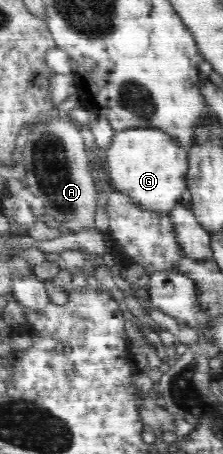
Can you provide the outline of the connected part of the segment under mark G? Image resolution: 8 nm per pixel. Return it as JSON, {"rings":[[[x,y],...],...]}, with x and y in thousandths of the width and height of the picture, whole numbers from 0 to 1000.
{"rings":[[[695,282],[511,291],[475,328],[471,372],[493,403],[650,465],[762,469],[843,416],[843,335],[776,300]]]}

